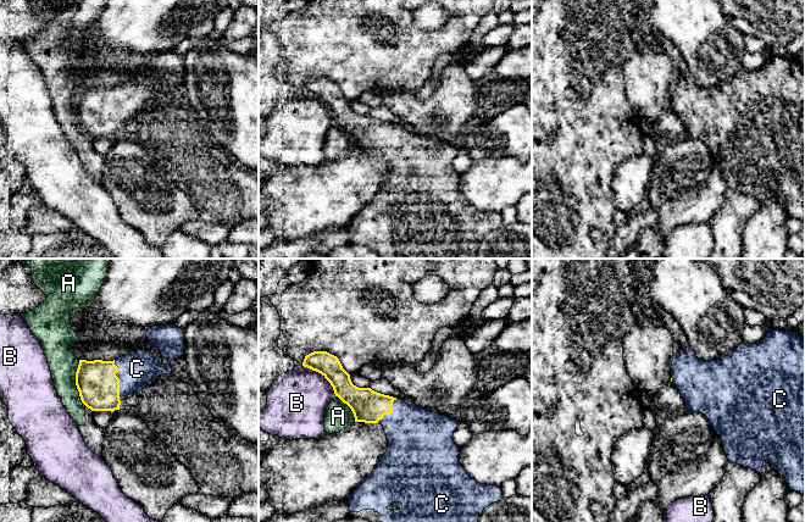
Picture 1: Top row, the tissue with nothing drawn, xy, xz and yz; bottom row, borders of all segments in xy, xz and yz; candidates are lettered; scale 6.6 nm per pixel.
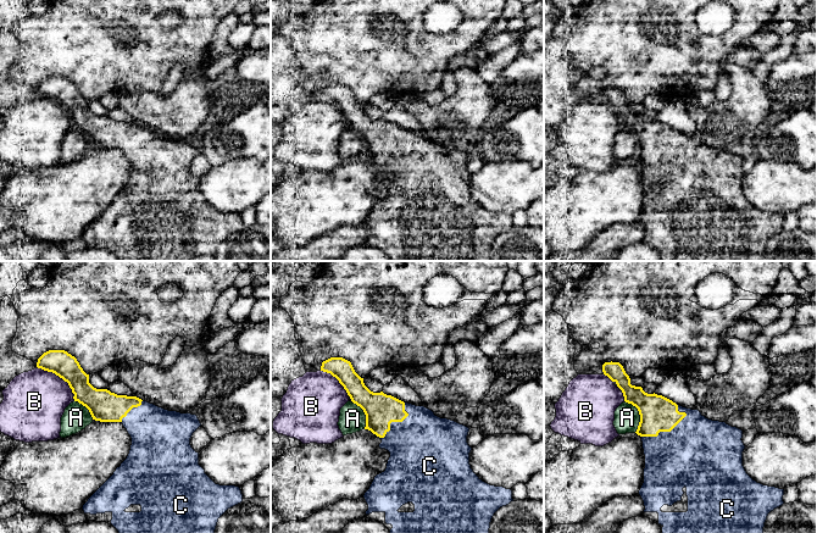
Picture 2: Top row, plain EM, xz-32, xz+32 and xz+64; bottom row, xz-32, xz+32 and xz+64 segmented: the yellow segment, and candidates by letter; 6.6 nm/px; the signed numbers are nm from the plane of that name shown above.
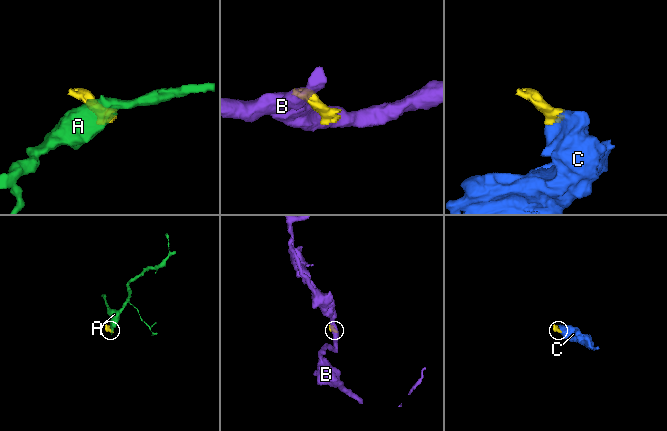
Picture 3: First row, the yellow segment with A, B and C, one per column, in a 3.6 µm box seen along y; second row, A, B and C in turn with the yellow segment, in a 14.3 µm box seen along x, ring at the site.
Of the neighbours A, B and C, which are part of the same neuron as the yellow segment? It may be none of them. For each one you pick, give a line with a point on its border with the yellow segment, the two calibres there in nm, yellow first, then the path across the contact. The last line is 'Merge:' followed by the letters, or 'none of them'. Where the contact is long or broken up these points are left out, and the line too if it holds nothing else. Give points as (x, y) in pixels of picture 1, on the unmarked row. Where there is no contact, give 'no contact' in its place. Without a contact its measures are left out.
C: xy (118, 107) | 280/240 nm
Merge: C

